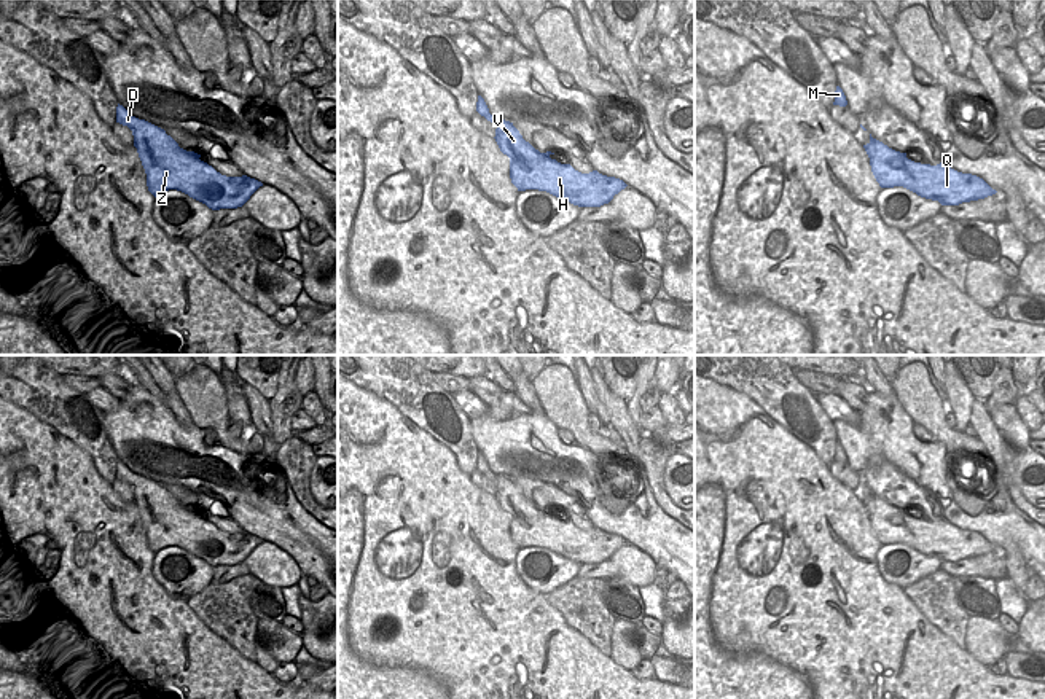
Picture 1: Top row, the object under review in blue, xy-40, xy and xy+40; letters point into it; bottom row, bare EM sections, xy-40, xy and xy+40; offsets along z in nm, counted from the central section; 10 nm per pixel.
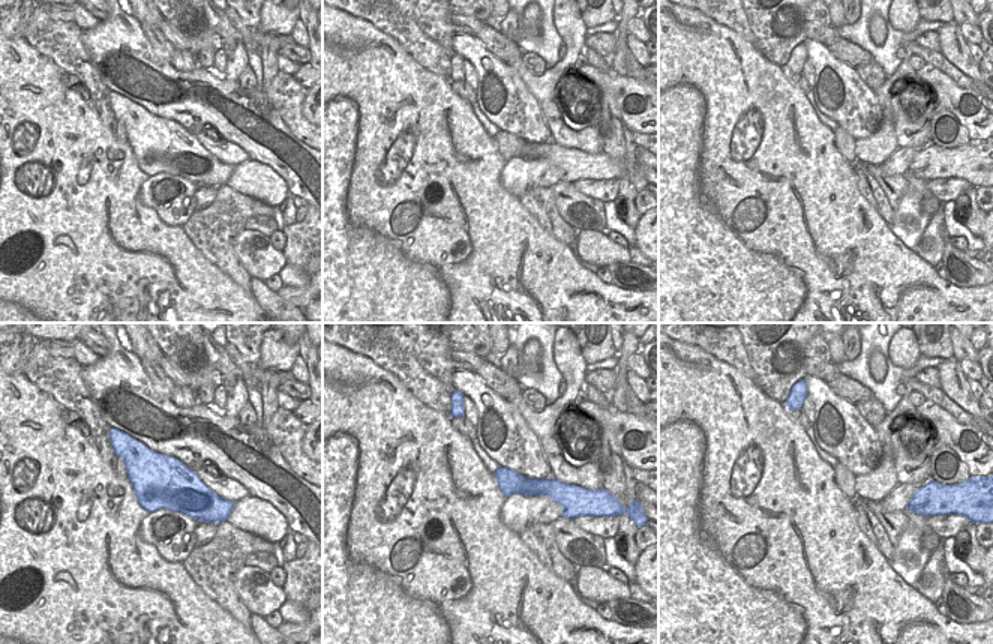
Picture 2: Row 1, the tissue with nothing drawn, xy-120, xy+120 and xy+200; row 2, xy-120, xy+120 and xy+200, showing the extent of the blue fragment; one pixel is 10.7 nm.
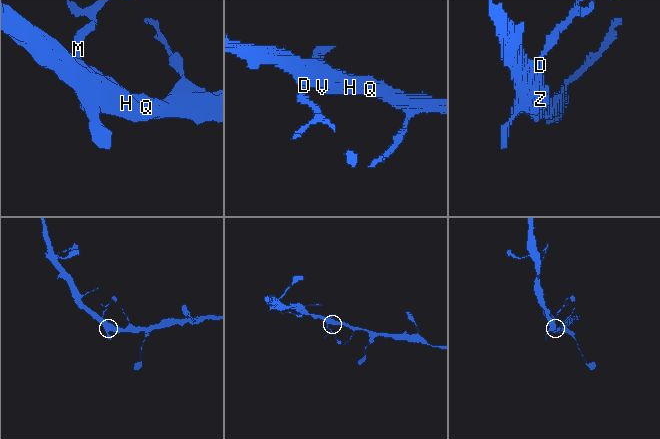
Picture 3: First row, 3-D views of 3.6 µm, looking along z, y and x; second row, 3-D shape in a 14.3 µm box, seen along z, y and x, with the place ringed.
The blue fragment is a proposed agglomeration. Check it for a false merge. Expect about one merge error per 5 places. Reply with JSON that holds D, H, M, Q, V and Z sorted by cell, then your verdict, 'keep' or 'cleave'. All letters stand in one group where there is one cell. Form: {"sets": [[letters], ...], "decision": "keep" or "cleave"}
{"sets": [["D", "H", "M", "Q", "V", "Z"]], "decision": "keep"}

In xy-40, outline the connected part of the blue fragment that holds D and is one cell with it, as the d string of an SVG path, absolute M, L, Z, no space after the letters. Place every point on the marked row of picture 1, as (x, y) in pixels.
M119 103L116 123L132 131L134 146L147 174L148 191L155 197L162 191L177 189L212 210L237 209L263 186L261 182L247 175L221 175L201 161L201 154L180 148L164 129L132 116Z

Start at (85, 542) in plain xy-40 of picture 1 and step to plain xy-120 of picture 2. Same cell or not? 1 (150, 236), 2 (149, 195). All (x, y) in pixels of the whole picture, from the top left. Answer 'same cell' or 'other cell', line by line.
1: same cell
2: other cell

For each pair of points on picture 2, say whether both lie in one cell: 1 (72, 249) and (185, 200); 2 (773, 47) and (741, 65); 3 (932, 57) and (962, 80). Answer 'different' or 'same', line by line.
1: different
2: different
3: same

